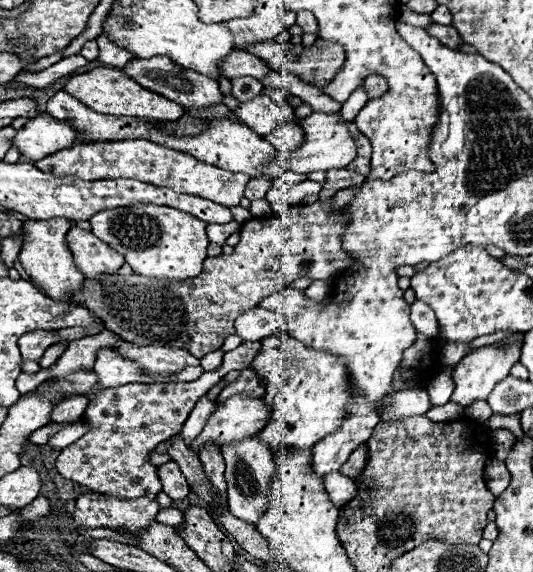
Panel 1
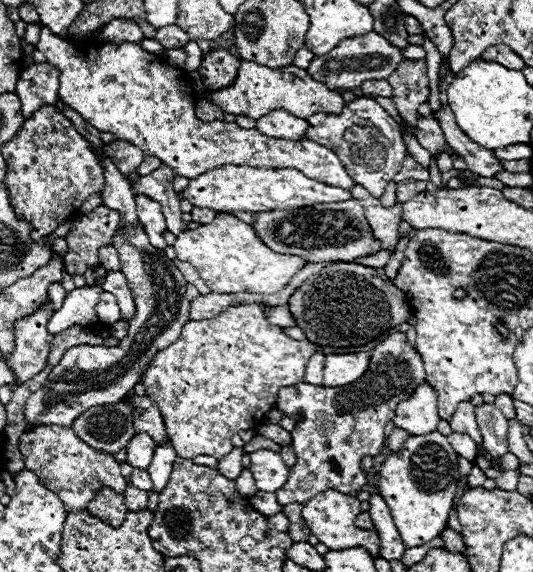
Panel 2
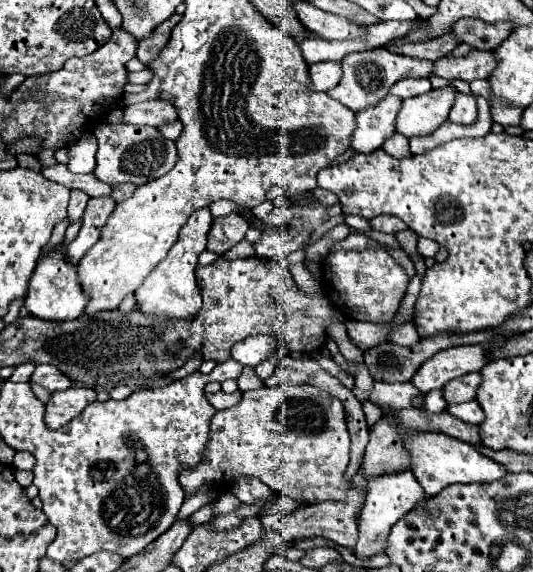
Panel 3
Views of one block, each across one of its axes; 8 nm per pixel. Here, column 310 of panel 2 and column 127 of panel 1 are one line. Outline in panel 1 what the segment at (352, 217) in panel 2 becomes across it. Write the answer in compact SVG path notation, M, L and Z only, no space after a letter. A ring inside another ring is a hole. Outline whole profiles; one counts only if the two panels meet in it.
M132 204L126 208L122 206L120 210L104 210L96 216L92 216L90 224L92 224L92 234L98 236L102 242L106 242L116 252L120 252L136 274L168 278L168 280L186 280L186 278L196 278L202 272L202 262L206 260L206 248L208 248L206 222L200 222L192 214L184 214L184 212L172 210L168 206Z

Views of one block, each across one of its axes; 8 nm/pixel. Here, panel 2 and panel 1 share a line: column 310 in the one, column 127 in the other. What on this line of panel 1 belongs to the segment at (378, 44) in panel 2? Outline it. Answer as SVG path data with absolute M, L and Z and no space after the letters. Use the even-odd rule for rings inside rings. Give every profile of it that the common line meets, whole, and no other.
M136 58L130 60L122 68L122 72L146 90L152 90L186 108L206 108L222 100L222 92L218 90L218 82L214 78L208 78L206 74L196 74L196 70L184 70L182 66L176 66L176 62L172 62L170 58Z

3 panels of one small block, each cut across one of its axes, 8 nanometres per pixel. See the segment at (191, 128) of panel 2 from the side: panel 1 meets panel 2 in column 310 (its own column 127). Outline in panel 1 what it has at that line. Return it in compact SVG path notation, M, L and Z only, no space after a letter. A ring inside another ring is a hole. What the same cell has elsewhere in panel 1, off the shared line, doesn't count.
M124 140L124 142L96 142L96 144L74 144L72 148L50 154L34 162L38 170L50 172L54 176L76 176L80 180L112 180L112 178L132 178L160 188L172 188L182 194L200 196L222 206L240 206L244 198L244 188L248 184L246 174L226 172L216 166L198 162L194 156L164 148L150 140Z

